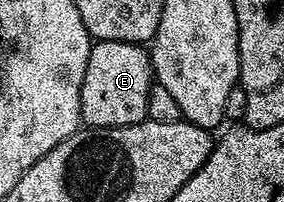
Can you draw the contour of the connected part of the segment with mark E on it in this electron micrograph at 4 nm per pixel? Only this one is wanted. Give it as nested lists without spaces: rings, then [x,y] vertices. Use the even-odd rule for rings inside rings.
[[[97,39],[90,49],[90,61],[86,61],[86,77],[82,77],[80,118],[88,127],[125,127],[142,123],[148,118],[148,98],[153,86],[152,61],[143,46]]]

